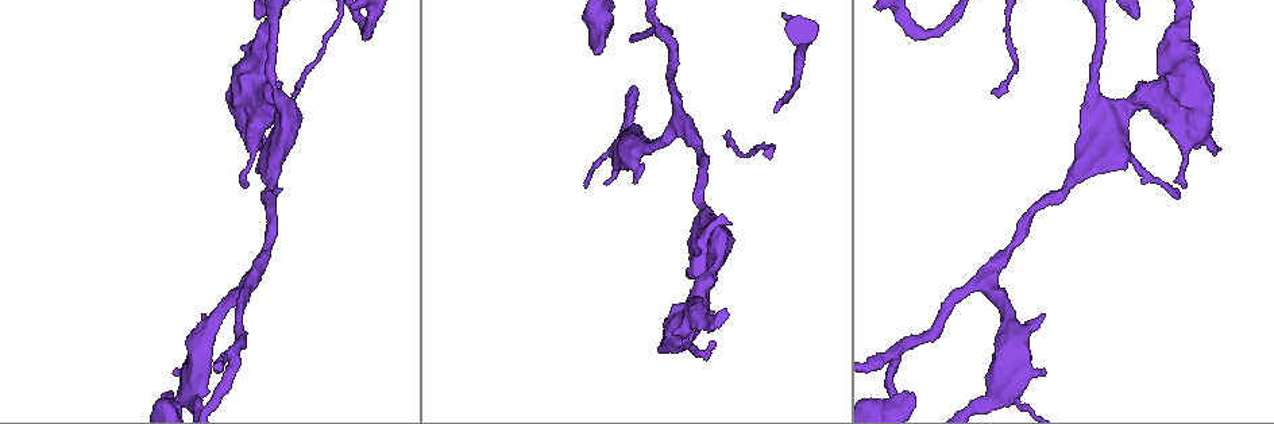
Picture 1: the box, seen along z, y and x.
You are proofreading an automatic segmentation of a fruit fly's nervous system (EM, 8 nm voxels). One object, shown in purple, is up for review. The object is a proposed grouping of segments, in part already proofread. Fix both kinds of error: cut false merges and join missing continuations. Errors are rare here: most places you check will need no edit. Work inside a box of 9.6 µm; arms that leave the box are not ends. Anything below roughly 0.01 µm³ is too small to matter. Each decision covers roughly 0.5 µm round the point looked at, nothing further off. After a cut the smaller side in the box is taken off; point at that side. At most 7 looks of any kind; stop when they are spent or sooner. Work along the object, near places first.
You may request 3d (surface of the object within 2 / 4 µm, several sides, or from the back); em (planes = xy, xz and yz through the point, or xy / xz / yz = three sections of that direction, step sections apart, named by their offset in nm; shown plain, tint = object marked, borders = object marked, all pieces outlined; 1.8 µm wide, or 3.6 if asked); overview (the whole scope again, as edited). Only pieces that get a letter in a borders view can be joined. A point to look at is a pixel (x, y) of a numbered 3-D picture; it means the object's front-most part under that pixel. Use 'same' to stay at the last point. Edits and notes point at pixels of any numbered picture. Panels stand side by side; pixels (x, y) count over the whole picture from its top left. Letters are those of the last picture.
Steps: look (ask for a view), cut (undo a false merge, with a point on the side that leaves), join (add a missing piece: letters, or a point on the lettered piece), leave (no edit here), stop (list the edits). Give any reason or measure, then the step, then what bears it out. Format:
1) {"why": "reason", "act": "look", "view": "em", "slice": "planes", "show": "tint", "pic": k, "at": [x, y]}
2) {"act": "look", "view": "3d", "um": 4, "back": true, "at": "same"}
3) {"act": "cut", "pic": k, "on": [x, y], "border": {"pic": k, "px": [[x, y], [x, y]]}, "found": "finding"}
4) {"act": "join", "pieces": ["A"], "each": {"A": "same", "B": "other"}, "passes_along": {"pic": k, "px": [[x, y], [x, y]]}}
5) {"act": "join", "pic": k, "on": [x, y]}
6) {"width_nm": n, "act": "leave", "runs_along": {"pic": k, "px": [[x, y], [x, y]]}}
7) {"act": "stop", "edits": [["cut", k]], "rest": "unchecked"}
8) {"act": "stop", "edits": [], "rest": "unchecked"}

{"why": "an open end", "act": "look", "view": "3d", "um": 2, "pic": 1, "at": [260, 18]}

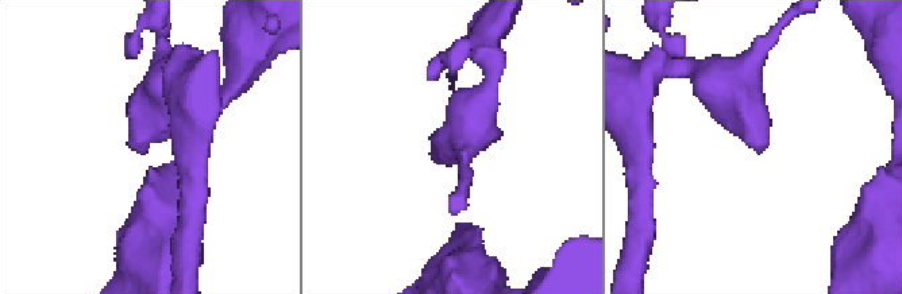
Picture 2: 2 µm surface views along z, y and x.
{"why": "need the tissue", "act": "look", "view": "em", "slice": "planes", "show": "plain", "pic": 2, "at": [146, 153]}

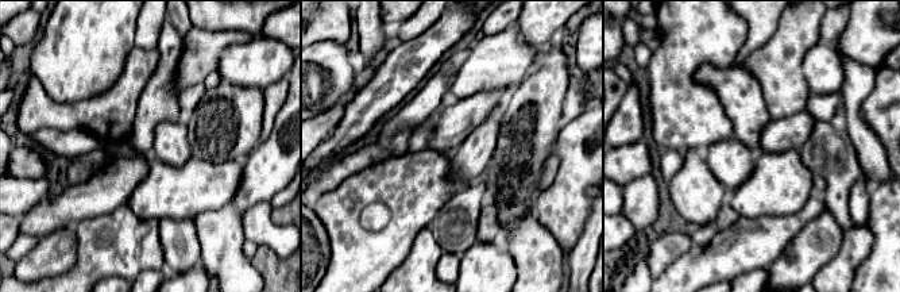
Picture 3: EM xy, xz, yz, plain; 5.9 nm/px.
{"act": "look", "view": "em", "slice": "planes", "show": "borders", "at": "same"}

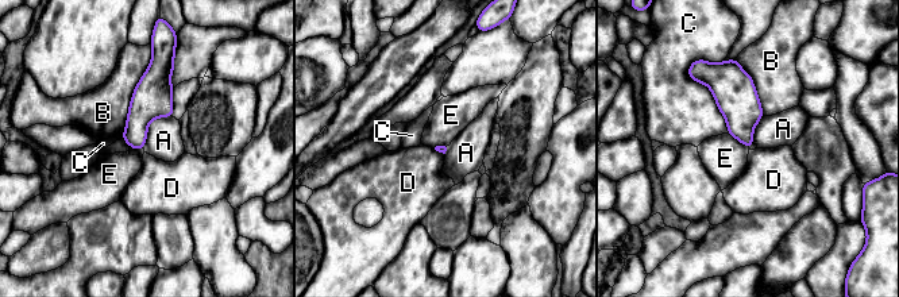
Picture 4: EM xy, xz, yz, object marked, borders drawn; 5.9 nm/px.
{"act": "leave", "each": {"A": "other", "B": "other", "C": "other", "D": "other", "E": "other"}, "border": {"pic": 4, "px": [[172, 116], [149, 124], [143, 149]]}, "found": "no lettered piece goes on from it"}

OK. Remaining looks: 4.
{"why": "side arm on a straight run", "act": "look", "view": "em", "slice": "planes", "show": "borders", "pic": 1, "at": [232, 356]}

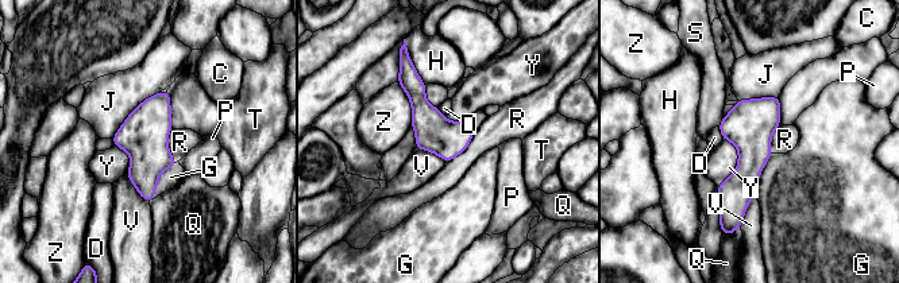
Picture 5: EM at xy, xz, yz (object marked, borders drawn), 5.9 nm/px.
{"act": "leave", "each": {"C": "other", "D": "other", "G": "other", "H": "other", "J": "other", "P": "other", "Q": "other", "R": "other", "S": "other", "T": "other", "V": "other", "Y": "other", "Z": "other"}, "runs_along": {"pic": 5, "px": [[775, 100], [752, 124], [736, 221]]}, "found": "all the same cell"}

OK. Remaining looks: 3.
{"why": "free end", "act": "look", "view": "em", "slice": "planes", "show": "plain", "pic": 1, "at": [165, 394]}

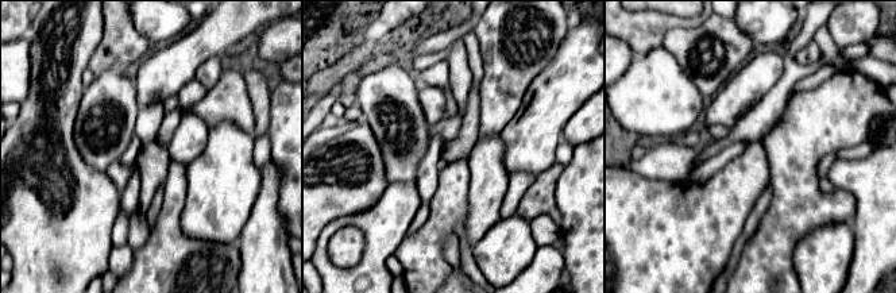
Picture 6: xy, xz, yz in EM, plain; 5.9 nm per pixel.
{"why": "what lies round it", "act": "look", "view": "em", "slice": "planes", "show": "borders", "at": "same"}

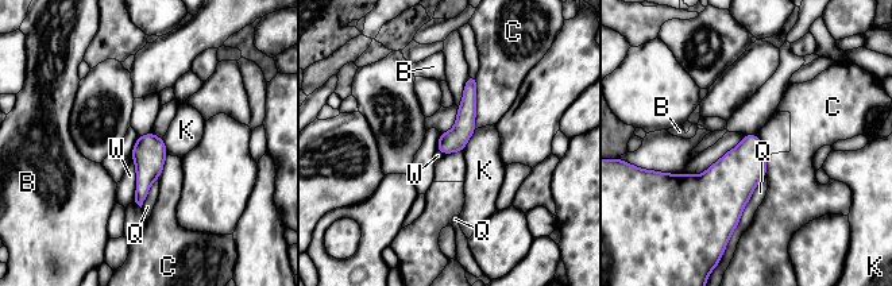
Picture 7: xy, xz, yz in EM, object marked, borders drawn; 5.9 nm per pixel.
{"act": "leave", "each": {"B": "other", "C": "other", "K": "other", "Q": "other", "W": "other"}, "border": {"pic": 7, "px": [[131, 154], [135, 162], [135, 200]]}, "found": "no lettered piece goes on from it"}

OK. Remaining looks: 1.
{"act": "stop", "edits": [], "rest": "unchecked"}

